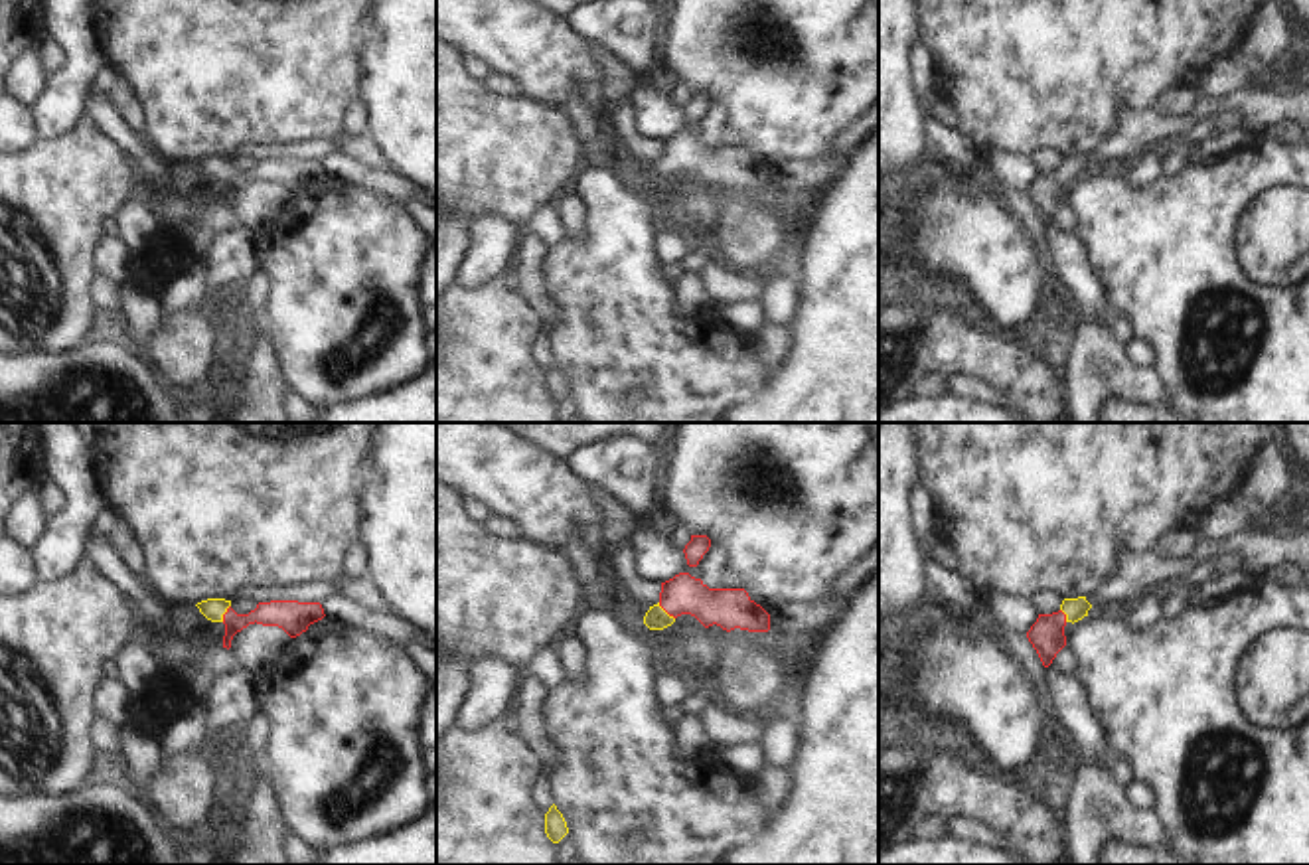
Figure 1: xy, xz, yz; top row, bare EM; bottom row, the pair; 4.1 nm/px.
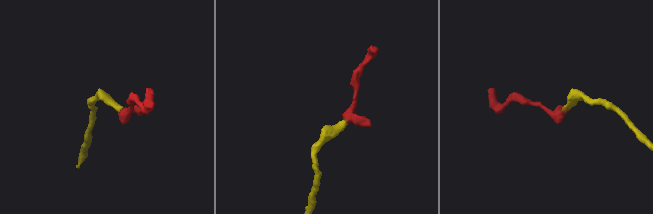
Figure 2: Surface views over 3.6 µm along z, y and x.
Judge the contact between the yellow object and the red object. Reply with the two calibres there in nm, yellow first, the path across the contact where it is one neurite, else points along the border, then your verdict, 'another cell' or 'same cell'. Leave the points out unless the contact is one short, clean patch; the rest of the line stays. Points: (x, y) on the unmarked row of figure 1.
calibres 100 and 160 nm; way xz (656, 176), (664, 168), (682, 153); same cell

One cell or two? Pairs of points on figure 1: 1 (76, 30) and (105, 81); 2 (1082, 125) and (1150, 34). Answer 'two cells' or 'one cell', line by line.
1: two cells
2: one cell

